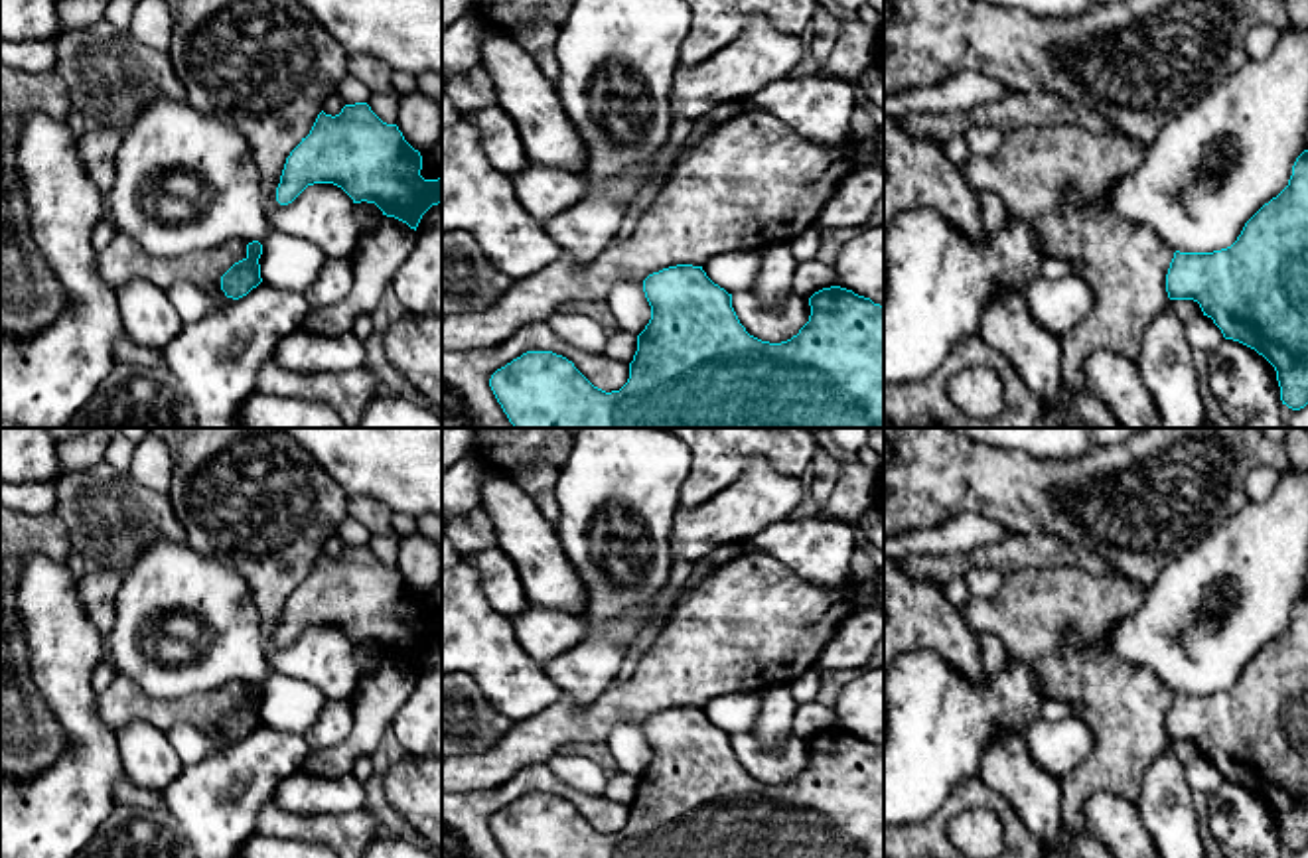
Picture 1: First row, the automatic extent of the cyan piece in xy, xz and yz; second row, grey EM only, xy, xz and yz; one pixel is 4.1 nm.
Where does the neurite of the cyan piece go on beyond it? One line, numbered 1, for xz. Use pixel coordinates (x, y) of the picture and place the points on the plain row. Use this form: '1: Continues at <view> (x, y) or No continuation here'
1: No continuation here

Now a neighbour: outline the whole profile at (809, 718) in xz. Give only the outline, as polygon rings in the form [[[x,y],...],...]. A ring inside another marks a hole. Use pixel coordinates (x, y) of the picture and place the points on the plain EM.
[[[817,700],[799,704],[793,716],[793,736],[811,740],[823,730],[836,728],[836,710],[835,706],[825,706]]]

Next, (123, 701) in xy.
[[[124,675],[99,694],[97,712],[110,728],[118,730],[134,720],[158,728],[187,722],[203,730],[219,750],[233,744],[221,732],[221,718],[247,700],[247,682],[231,682],[217,690],[195,692],[182,698],[154,698]]]

